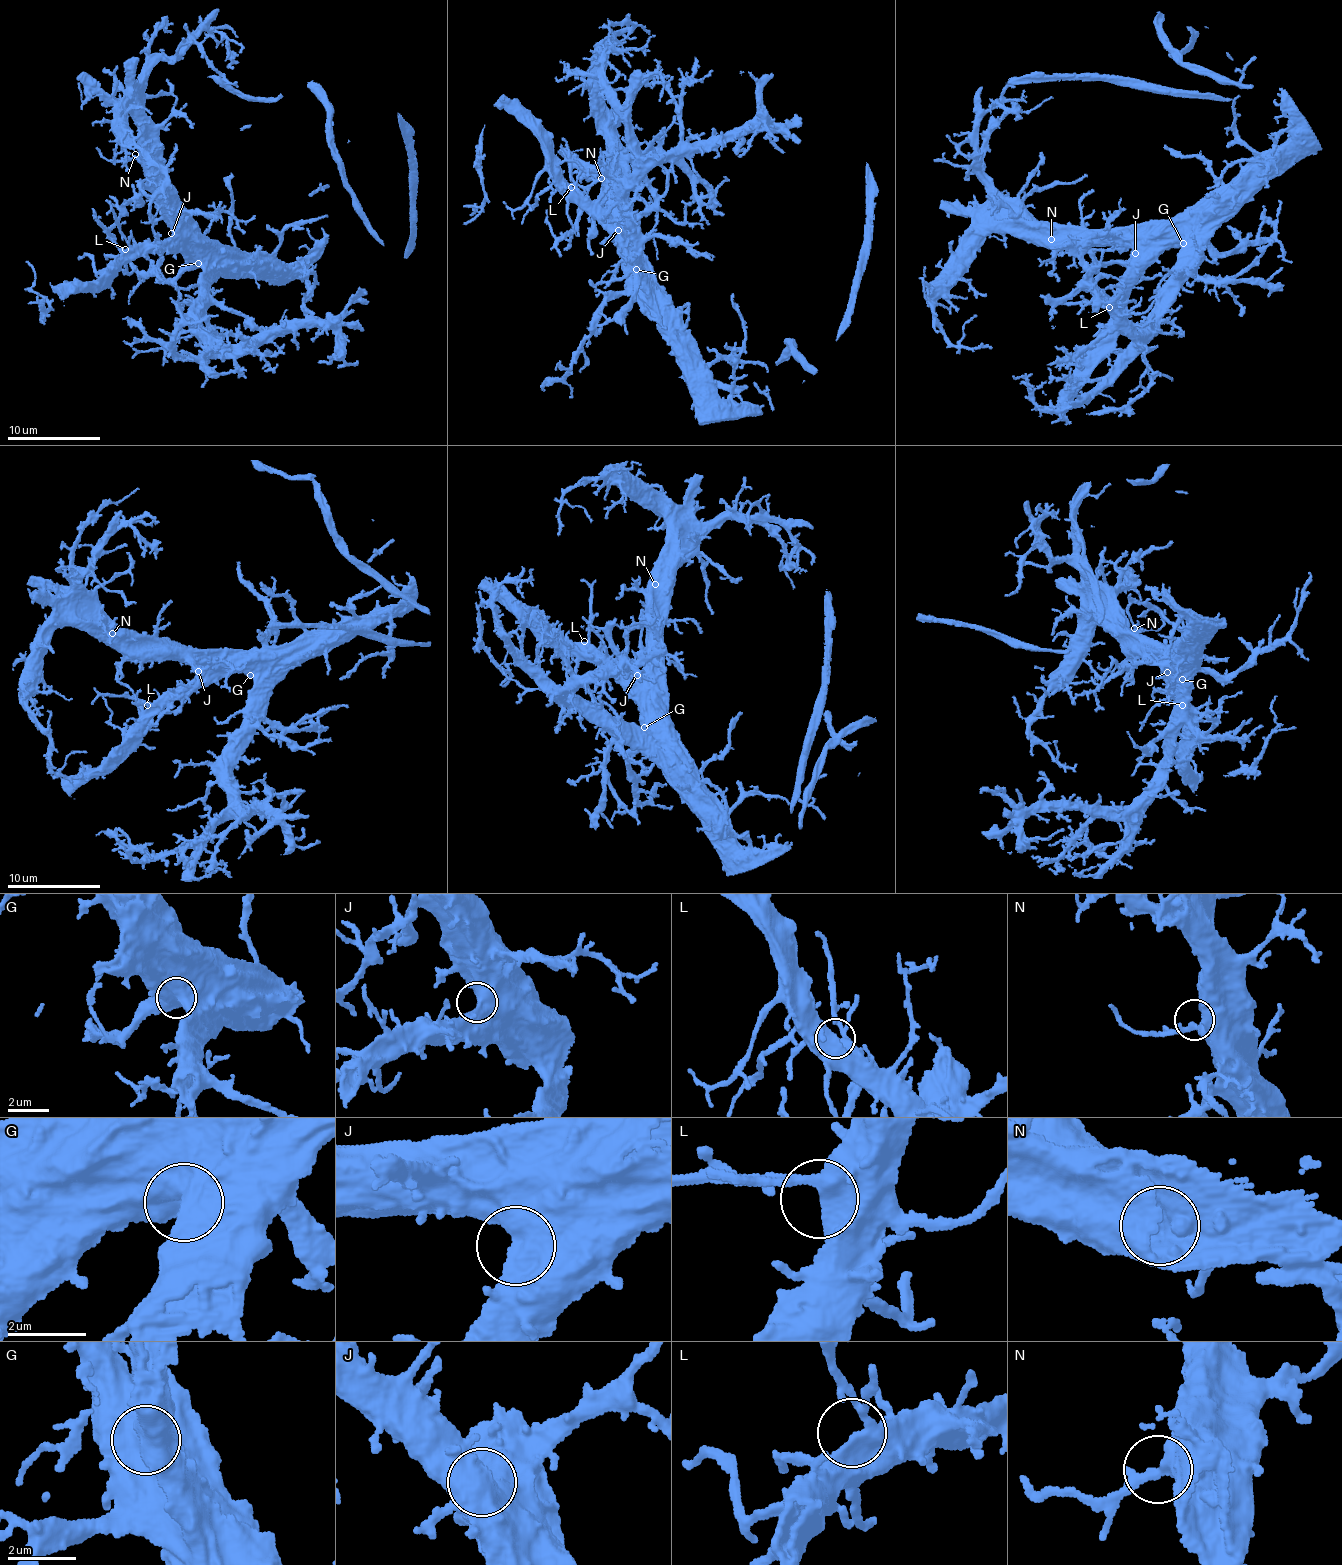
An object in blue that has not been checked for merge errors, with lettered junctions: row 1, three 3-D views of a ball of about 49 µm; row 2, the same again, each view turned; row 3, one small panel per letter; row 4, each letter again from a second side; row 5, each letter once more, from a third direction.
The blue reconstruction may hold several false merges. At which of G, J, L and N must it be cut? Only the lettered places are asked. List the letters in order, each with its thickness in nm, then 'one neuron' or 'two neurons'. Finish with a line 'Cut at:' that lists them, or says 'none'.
G: 950 nm | one neuron
J: 850 nm | one neuron
L: 500 nm | one neuron
N: 360 nm | one neuron
Cut at: none

